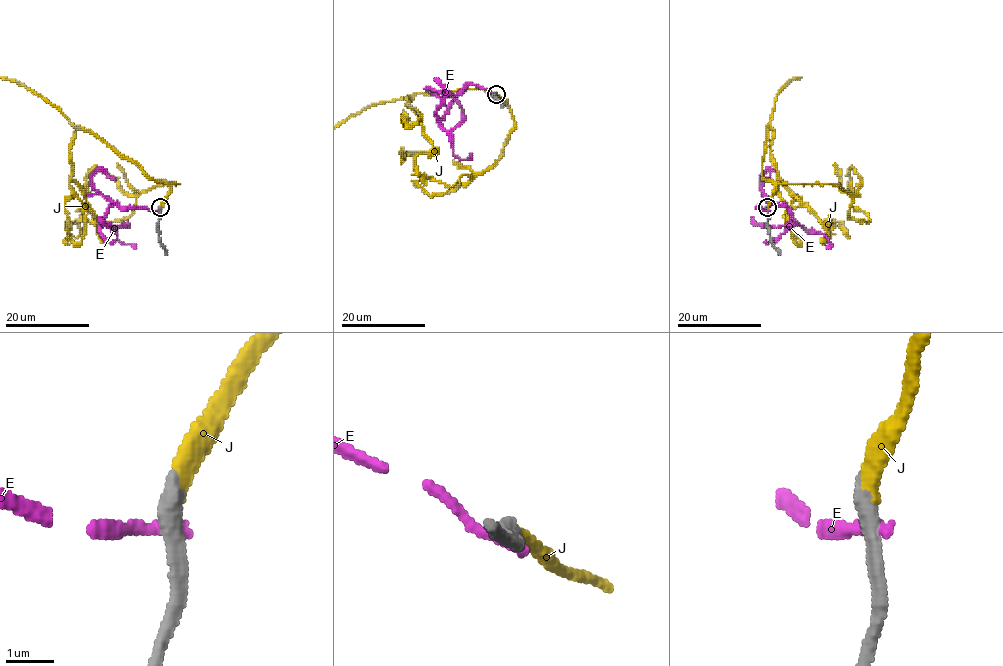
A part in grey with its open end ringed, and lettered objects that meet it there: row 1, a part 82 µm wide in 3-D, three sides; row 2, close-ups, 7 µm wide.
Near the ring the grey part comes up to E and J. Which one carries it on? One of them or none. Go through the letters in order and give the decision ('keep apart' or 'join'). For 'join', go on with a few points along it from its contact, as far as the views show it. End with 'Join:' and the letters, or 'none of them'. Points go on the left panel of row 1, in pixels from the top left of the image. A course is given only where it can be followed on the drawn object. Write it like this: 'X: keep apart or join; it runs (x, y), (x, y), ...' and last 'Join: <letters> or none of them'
E: keep apart
J: join
Join: J

